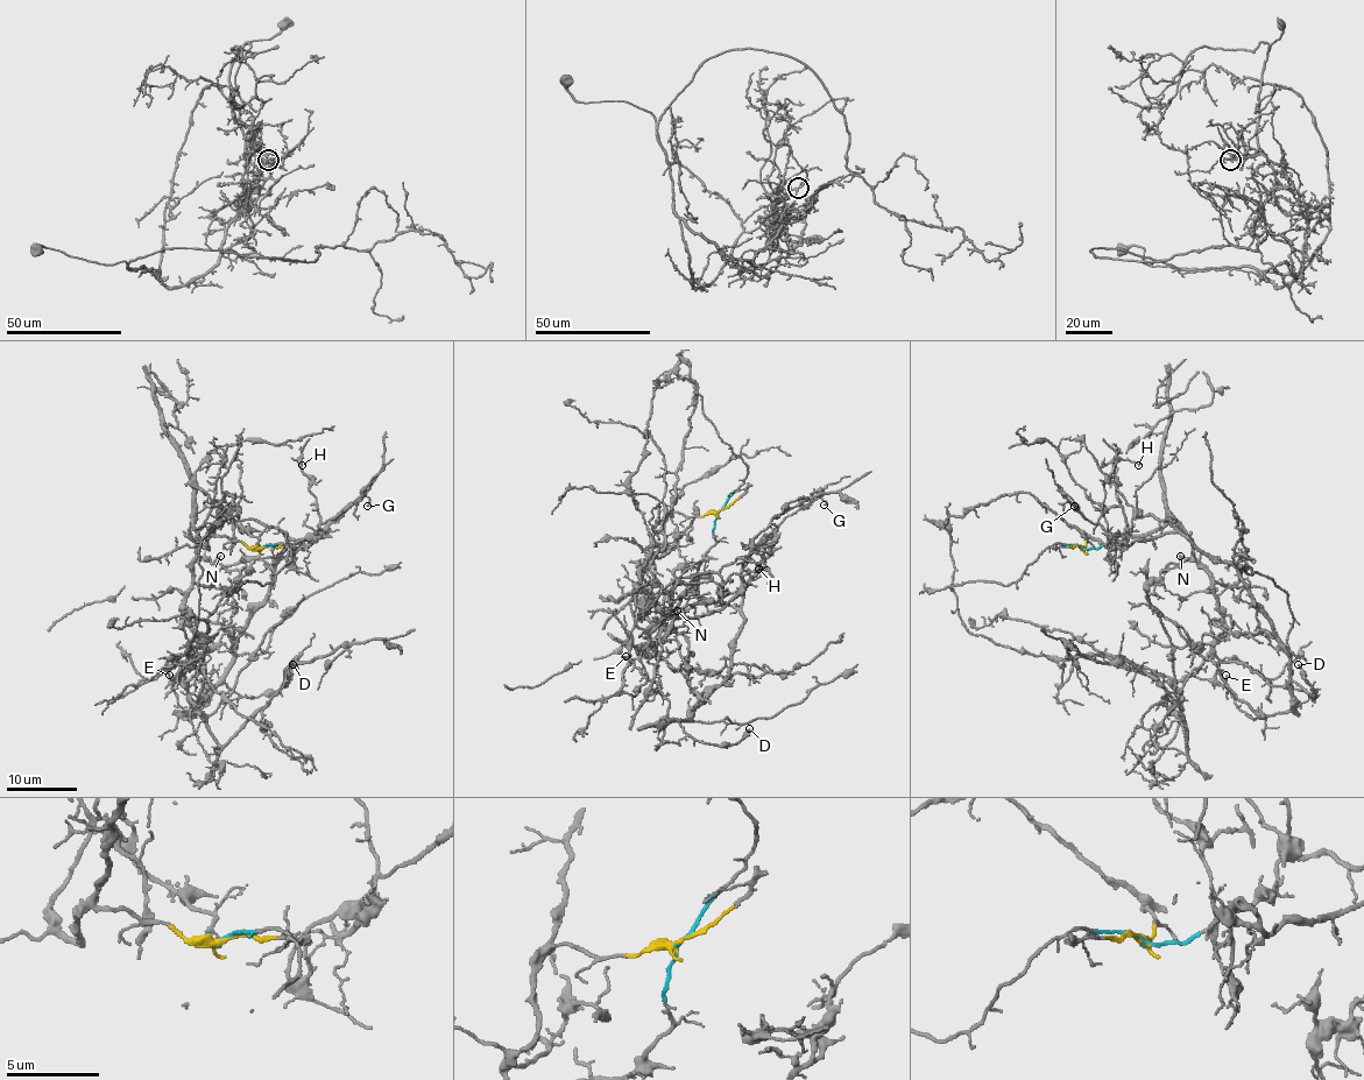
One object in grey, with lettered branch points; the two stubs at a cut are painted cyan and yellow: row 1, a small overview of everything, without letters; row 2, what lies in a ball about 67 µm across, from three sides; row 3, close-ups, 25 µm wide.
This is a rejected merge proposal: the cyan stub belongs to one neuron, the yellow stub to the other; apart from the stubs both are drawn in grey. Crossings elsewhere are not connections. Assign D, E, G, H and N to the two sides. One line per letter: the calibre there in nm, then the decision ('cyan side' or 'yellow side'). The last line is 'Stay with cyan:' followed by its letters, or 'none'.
D: 170 nm thick; cyan side
E: 110 nm thick; yellow side
G: 130 nm thick; cyan side
H: 160 nm thick; cyan side
N: 180 nm thick; yellow side
Stay with cyan: D, G, H

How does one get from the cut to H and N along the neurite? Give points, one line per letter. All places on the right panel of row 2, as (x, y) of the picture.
H: (1081, 548), (1099, 548), (1137, 516), (1178, 529), (1126, 544), (1099, 522), (1104, 484), (1122, 459), (1139, 466)
N: (1080, 548), (1087, 541), (1081, 536), (1116, 548), (1171, 522), (1192, 544), (1192, 557), (1181, 562), (1181, 555)

